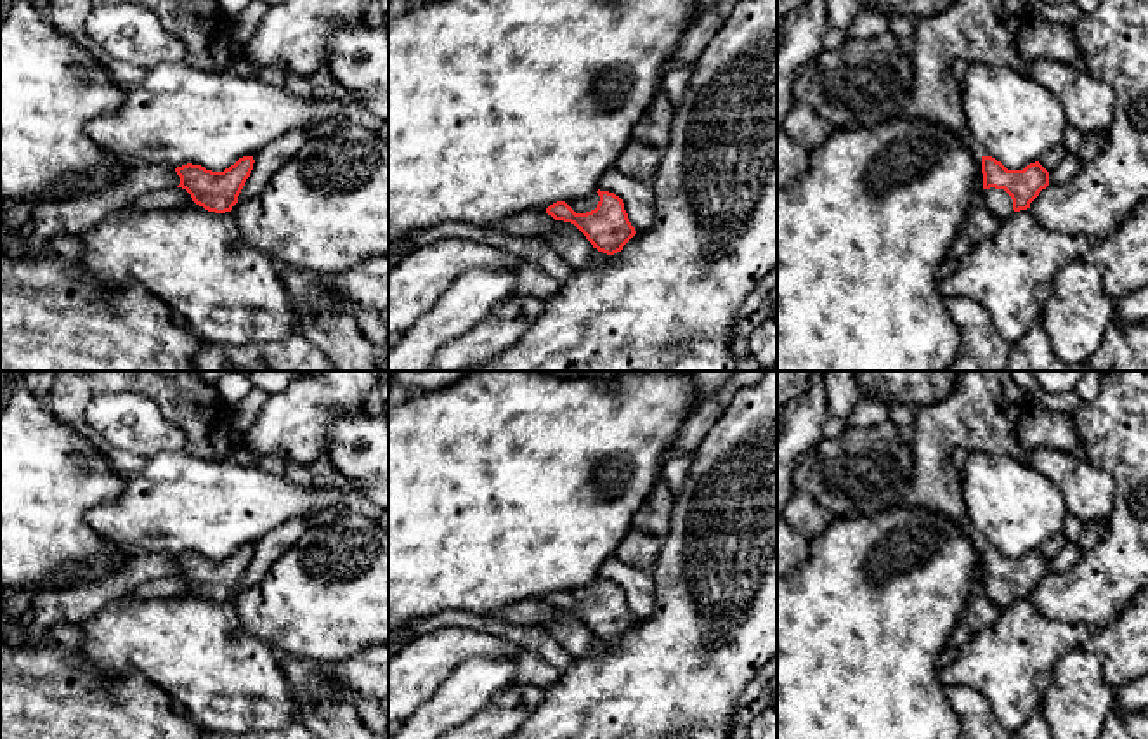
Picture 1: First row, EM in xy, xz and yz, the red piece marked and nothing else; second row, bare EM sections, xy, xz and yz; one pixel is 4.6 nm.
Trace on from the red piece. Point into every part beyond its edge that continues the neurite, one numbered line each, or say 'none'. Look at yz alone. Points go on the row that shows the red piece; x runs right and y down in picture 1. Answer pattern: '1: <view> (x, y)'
1: yz (999, 203)

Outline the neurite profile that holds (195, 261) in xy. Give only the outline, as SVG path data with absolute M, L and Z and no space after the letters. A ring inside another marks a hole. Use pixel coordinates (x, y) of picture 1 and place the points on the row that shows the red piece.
M196 205L156 210L127 206L104 217L78 239L83 248L80 271L88 284L108 290L140 284L172 312L179 312L201 340L248 345L283 340L298 331L297 309L276 272L276 264L241 236L231 212L215 213Z

